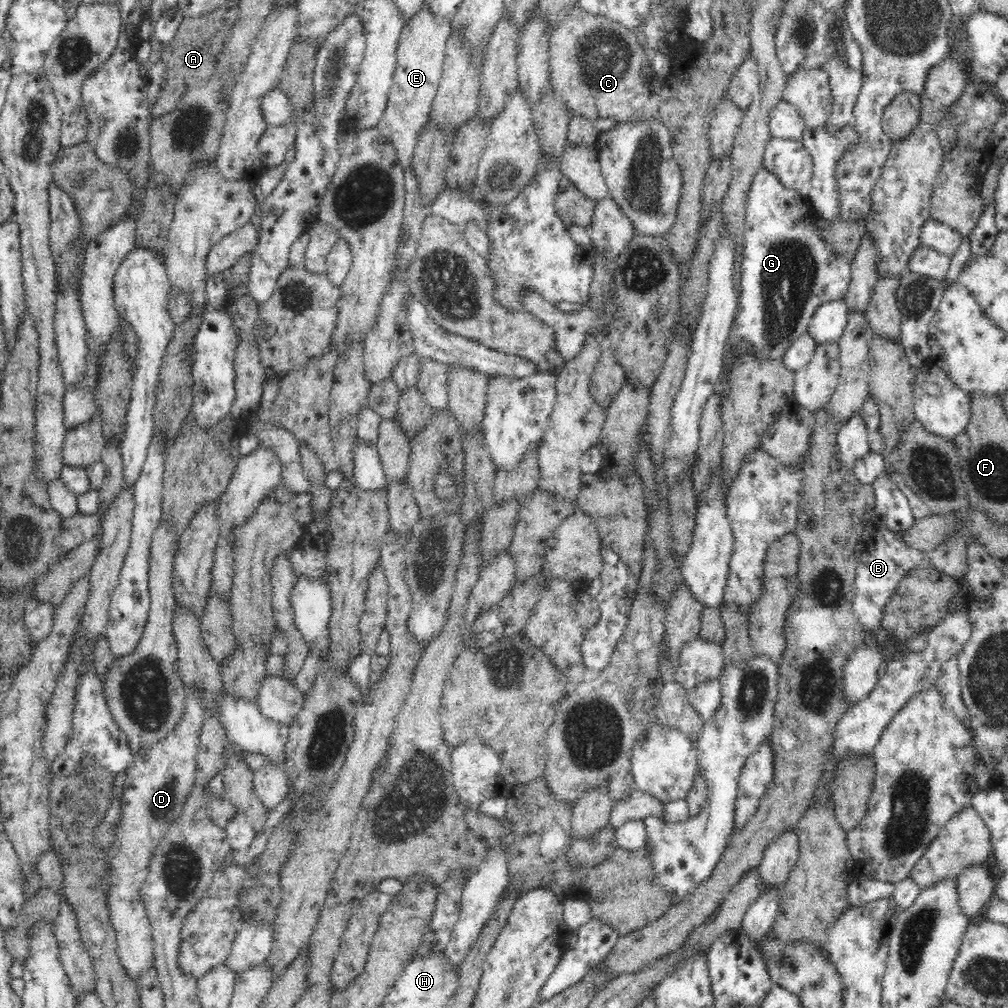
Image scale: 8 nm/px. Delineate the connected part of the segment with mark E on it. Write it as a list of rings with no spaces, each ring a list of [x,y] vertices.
[[[426,3],[409,22],[401,30],[393,81],[385,111],[377,124],[378,130],[394,145],[404,170],[412,166],[418,133],[430,119],[431,106],[442,78],[445,45],[452,34],[451,23],[438,20]]]

